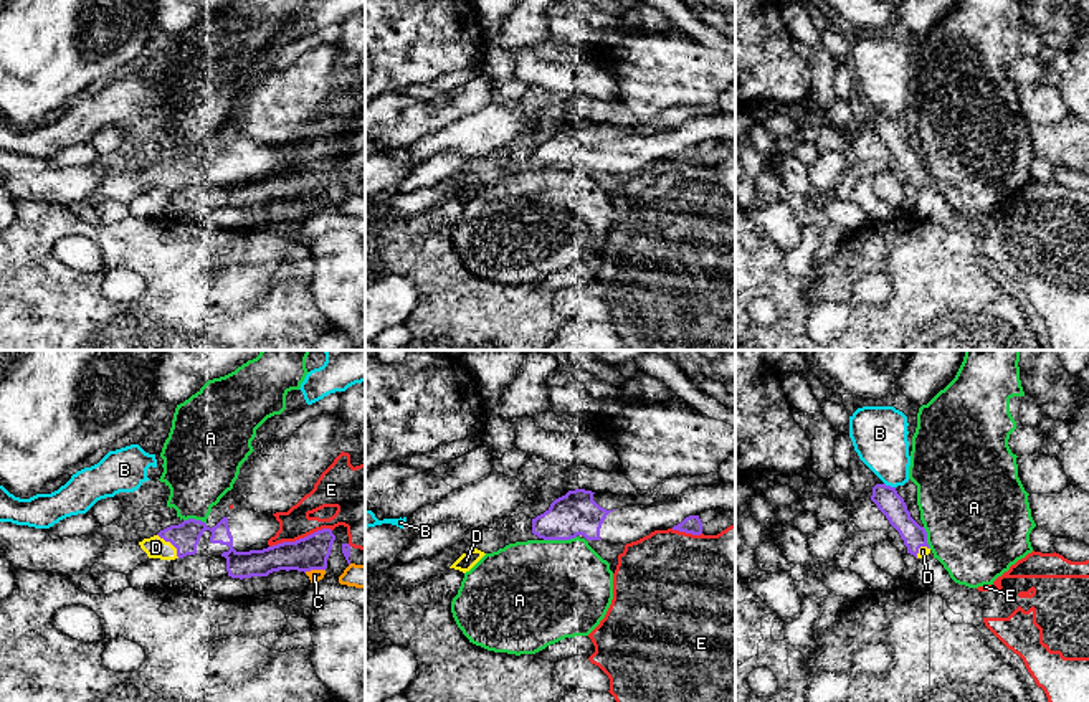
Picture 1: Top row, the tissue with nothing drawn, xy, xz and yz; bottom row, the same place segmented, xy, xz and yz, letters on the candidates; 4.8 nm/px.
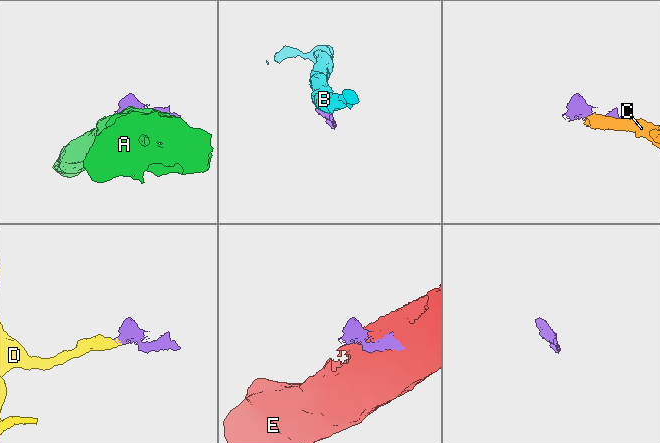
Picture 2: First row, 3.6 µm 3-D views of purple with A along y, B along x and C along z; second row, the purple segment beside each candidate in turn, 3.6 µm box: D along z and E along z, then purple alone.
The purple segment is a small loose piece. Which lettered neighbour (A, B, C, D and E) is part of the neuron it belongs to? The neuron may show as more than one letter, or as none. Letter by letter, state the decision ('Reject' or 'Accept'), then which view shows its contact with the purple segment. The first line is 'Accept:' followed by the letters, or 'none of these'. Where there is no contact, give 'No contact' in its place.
Accept: D
A: Reject. Touches purple in xz
B: Reject. Touches purple in yz
C: Reject. Touches purple in xy
D: Accept. Touches purple in xy
E: Reject. Touches purple in xy

